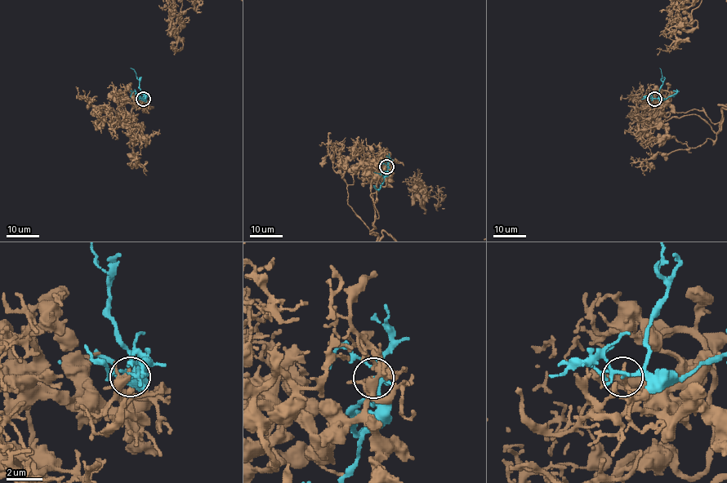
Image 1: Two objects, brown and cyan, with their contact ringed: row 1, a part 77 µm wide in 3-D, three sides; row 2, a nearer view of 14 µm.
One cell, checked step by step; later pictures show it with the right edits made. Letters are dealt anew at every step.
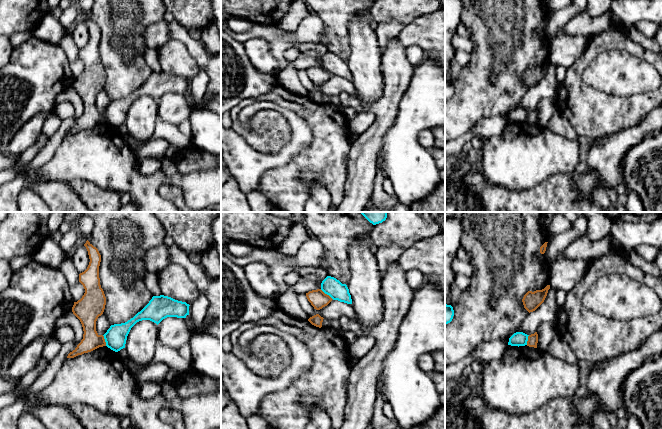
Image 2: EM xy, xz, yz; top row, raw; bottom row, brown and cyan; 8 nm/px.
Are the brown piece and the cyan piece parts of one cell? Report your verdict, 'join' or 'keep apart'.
keep apart

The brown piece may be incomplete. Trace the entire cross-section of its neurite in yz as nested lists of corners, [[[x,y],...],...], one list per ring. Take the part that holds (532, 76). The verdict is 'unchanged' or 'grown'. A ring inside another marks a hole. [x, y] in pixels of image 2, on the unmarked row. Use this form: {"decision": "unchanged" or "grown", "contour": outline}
{"decision": "unchanged", "contour": [[[547,61],[542,66],[528,67],[522,75],[524,84],[529,89],[535,87],[544,78],[549,65],[550,61]]]}

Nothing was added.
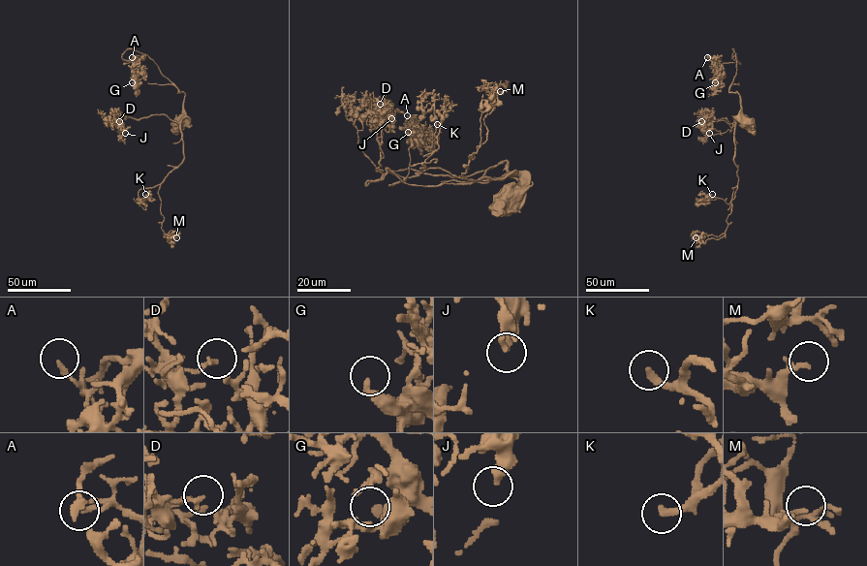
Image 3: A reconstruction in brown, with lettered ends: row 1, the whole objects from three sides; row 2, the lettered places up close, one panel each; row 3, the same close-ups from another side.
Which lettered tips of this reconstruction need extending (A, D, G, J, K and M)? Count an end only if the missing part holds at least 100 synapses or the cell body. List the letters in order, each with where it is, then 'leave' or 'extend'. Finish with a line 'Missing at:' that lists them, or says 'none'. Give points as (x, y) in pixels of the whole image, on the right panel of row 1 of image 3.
A: at (707, 57); leave
D: at (701, 121); leave
G: at (715, 82); leave
J: at (709, 133); leave
K: at (712, 194); extend
M: at (696, 237); leave
Missing at: K

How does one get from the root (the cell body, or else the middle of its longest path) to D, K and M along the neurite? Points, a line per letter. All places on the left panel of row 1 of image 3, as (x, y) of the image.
D: (183, 121), (186, 116), (177, 122), (164, 114), (138, 119), (122, 116), (118, 127), (119, 121)
K: (183, 121), (186, 116), (180, 124), (183, 160), (160, 183), (139, 191), (140, 204), (149, 198), (145, 194)
M: (183, 121), (186, 116), (180, 124), (183, 160), (169, 172), (158, 191), (164, 236), (169, 243), (176, 237)

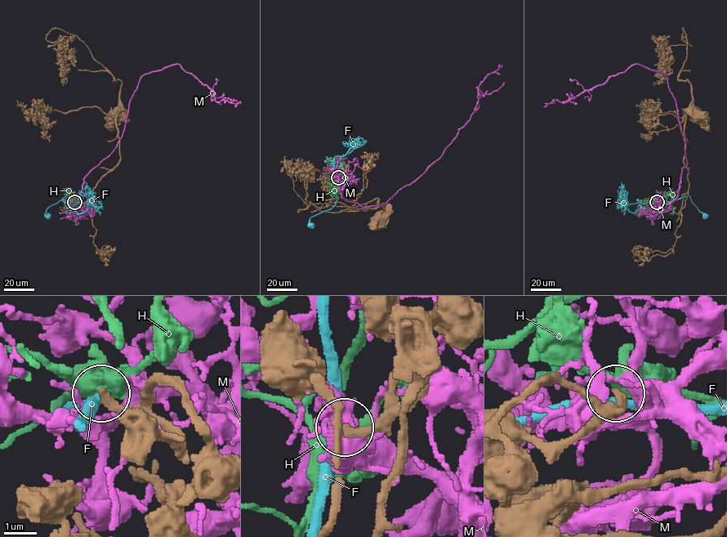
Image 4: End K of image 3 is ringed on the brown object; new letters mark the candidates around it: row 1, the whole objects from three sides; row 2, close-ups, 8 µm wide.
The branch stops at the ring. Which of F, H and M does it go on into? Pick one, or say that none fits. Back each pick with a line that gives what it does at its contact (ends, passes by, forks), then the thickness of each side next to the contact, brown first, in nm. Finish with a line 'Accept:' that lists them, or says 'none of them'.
Accept: none of them

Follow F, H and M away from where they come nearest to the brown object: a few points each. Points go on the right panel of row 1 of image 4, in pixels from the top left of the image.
F: (657, 202), (667, 202), (689, 195), (705, 217)
H: (657, 202), (663, 202), (664, 198), (659, 195), (641, 200), (639, 205), (640, 207)
M: (657, 203), (670, 203), (676, 197), (687, 163), (675, 100), (663, 73), (635, 64), (591, 89), (544, 106)

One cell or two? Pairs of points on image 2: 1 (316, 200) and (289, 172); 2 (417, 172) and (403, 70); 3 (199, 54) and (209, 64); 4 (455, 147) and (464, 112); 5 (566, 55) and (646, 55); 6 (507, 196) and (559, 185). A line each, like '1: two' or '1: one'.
1: two
2: two
3: one
4: two
5: two
6: one

